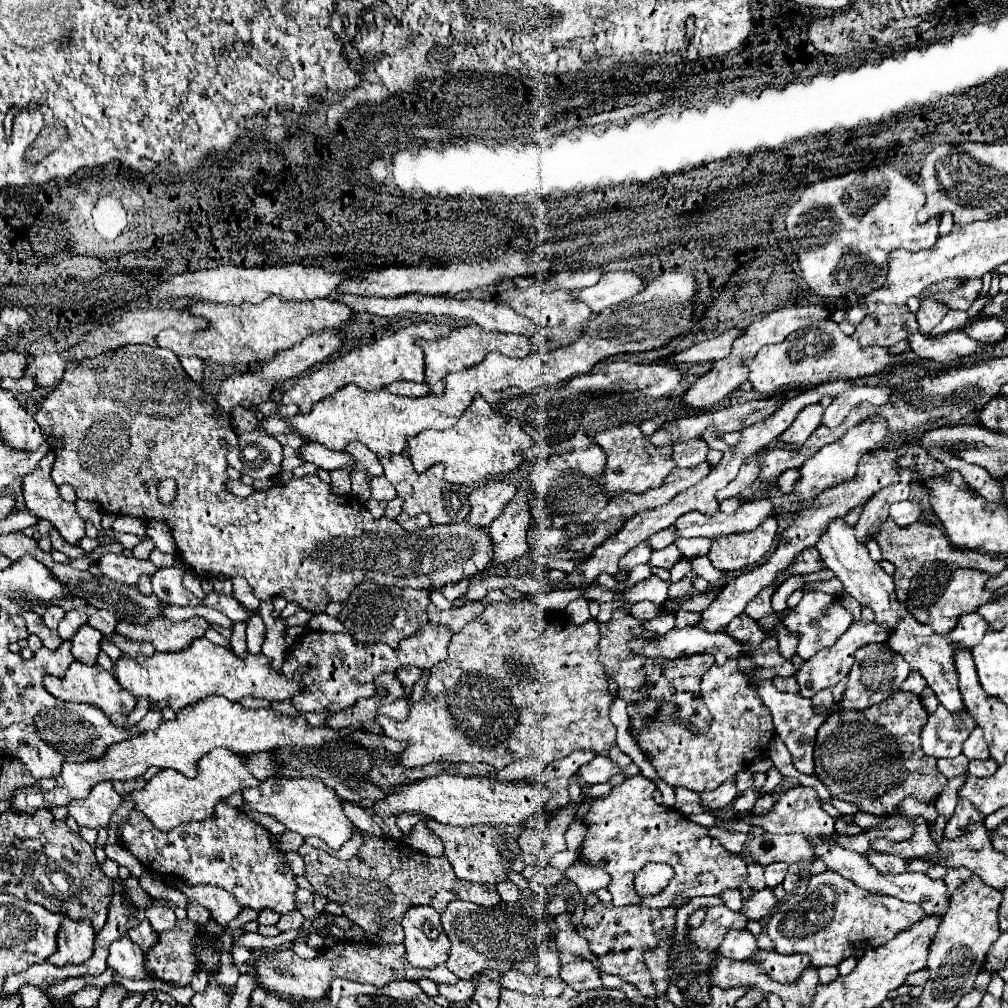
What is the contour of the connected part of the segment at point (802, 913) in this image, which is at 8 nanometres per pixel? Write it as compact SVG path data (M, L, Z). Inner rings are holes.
M825 870L813 876L803 894L787 896L777 910L769 916L765 932L775 944L779 954L807 954L815 968L837 966L843 960L843 950L847 948L877 948L893 940L901 930L925 918L919 904L901 902L889 896L875 896L873 892L863 892L843 880L837 872Z

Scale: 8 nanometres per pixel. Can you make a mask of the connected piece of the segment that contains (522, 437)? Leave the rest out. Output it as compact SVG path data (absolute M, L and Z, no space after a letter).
M475 396L471 408L463 412L451 430L423 430L407 442L409 458L417 472L423 472L429 466L441 462L445 464L445 478L449 482L473 488L519 468L527 460L521 452L533 446L531 436L523 432L519 420L497 412L497 408L485 402L483 396Z

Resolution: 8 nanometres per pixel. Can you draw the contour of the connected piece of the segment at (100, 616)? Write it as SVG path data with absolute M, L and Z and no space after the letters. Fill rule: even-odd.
M97 610L97 612L93 612L93 614L89 616L87 624L89 624L91 628L99 630L103 636L109 636L109 634L113 634L117 620L119 620L119 618L117 618L115 614L111 614L111 612L107 612L107 610Z

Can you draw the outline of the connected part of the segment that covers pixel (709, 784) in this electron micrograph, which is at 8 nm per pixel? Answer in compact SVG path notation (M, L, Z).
M729 658L723 666L713 664L706 672L706 679L702 679L700 687L702 688L703 701L711 710L711 716L713 716L713 722L711 722L711 726L705 734L689 732L687 726L681 724L681 720L677 716L679 710L673 702L661 702L657 706L655 716L651 716L647 726L643 726L641 732L637 734L637 746L641 748L641 752L653 764L653 768L657 770L657 776L671 786L685 786L685 788L695 790L695 792L713 790L719 784L723 784L725 780L733 778L739 770L749 768L757 756L763 756L767 752L767 744L775 734L773 724L771 724L771 714L761 704L763 700L759 698L757 686L749 680L747 674L743 674L739 670L739 660L737 658Z

